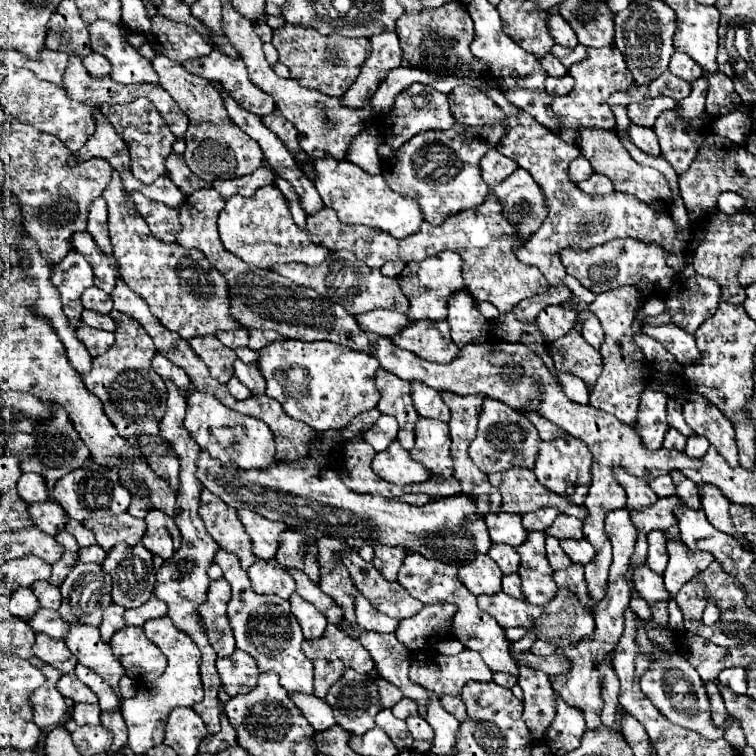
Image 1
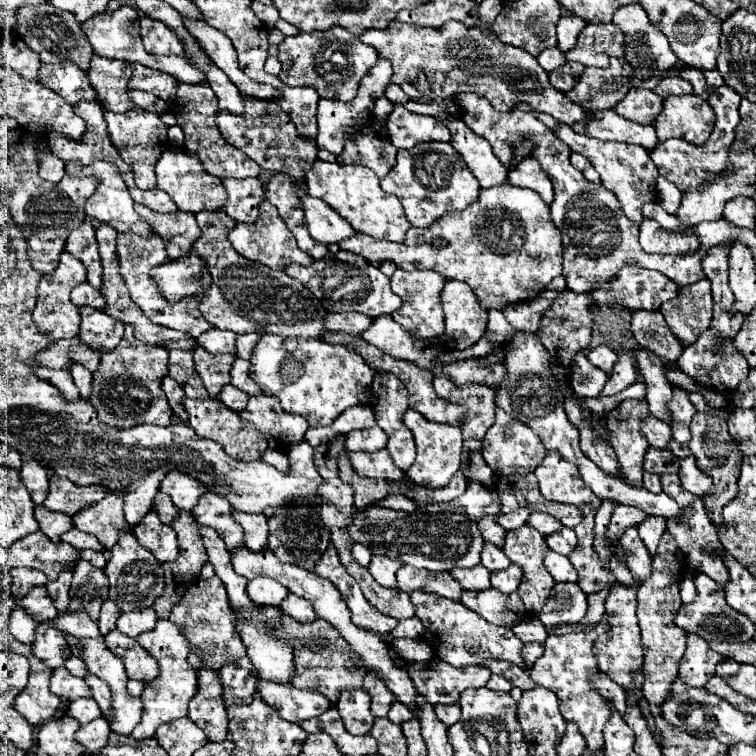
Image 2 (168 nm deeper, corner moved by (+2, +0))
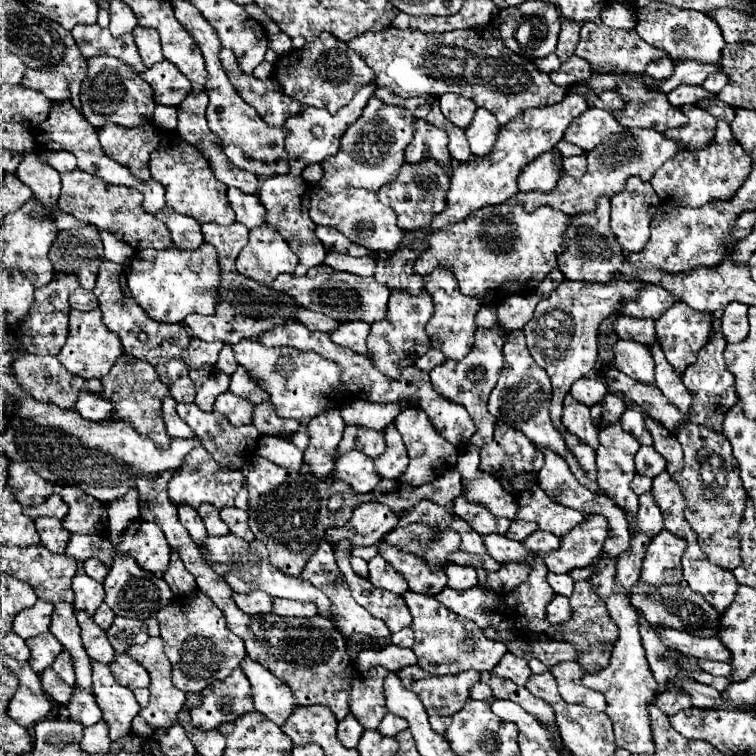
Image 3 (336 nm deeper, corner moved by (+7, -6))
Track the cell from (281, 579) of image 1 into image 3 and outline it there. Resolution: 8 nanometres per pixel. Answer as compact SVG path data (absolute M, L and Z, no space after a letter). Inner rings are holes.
M253 590L249 594L233 592L233 600L237 608L243 610L245 614L269 614L271 612L271 596L261 590Z

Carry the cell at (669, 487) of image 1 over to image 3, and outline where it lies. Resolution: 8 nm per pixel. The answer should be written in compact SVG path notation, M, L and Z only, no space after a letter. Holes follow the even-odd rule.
M635 474L633 482L631 482L631 490L639 496L639 494L645 494L651 490L651 478L647 476L641 476L641 474Z

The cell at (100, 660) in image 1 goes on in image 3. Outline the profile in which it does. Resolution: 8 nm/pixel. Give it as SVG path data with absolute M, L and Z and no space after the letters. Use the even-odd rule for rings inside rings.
M91 662L93 666L93 694L109 724L109 738L117 740L131 734L131 720L139 714L139 704L129 688L117 684L107 664Z

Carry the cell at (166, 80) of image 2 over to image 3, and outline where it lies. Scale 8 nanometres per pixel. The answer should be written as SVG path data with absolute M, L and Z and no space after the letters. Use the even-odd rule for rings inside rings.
M167 60L153 64L141 74L149 84L153 84L157 104L179 106L181 100L193 90L191 82Z

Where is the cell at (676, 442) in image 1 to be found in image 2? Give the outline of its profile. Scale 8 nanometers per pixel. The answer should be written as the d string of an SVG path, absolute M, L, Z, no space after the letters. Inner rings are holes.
M648 416L646 422L642 422L642 432L654 448L668 448L672 440L672 428L654 416Z

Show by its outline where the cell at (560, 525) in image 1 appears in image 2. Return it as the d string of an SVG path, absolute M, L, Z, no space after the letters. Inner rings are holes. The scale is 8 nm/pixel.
M534 512L534 514L530 516L528 526L536 528L542 536L554 534L554 532L558 532L558 530L564 528L564 524L562 524L558 518L552 518L550 514L542 514L542 512Z

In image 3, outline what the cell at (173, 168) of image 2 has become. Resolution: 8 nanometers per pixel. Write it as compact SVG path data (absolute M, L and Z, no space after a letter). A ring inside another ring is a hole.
M165 132L161 146L151 154L149 170L155 180L165 186L167 206L175 212L185 212L195 220L203 222L217 222L217 224L233 224L235 212L227 200L227 186L213 176L209 160L199 152L195 146L187 144L177 132Z

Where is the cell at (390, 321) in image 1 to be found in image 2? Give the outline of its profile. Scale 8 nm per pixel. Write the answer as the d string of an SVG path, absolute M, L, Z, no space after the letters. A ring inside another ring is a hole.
M346 312L346 314L328 314L326 316L326 328L334 332L346 332L352 336L360 336L374 318L358 312Z

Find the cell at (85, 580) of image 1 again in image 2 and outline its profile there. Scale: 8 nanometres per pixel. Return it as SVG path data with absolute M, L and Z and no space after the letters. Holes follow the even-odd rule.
M80 560L74 568L68 612L86 612L94 622L98 622L104 600L108 600L108 580L104 570Z

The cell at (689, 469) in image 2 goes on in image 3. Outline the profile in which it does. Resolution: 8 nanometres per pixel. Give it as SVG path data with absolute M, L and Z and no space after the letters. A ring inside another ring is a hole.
M645 416L645 426L653 436L653 448L667 460L667 472L679 472L683 468L683 450L675 434L671 434L663 424L655 422L651 416Z

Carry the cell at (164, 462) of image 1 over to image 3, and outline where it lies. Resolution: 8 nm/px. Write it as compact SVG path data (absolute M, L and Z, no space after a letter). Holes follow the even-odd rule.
M197 446L186 456L183 466L171 478L169 496L175 504L189 504L193 508L199 508L199 504L209 502L221 510L225 506L233 506L237 492L243 488L243 482L245 476L241 470L217 464L203 446Z

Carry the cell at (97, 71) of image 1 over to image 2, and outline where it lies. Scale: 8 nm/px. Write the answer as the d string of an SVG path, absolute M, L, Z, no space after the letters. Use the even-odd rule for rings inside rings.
M98 54L92 56L88 68L88 80L98 92L98 104L104 110L112 112L126 112L134 108L134 102L128 98L128 80L132 74L130 62L102 58Z

